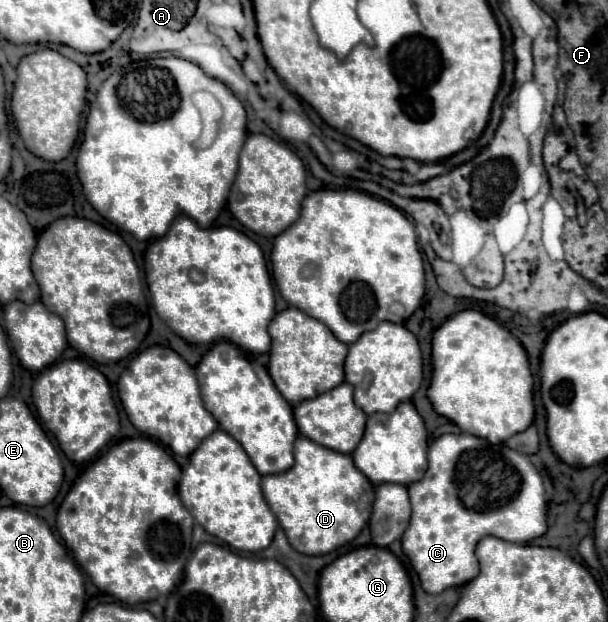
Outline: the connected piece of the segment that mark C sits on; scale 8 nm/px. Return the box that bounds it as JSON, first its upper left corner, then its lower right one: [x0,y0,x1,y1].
[402,433,546,593]

